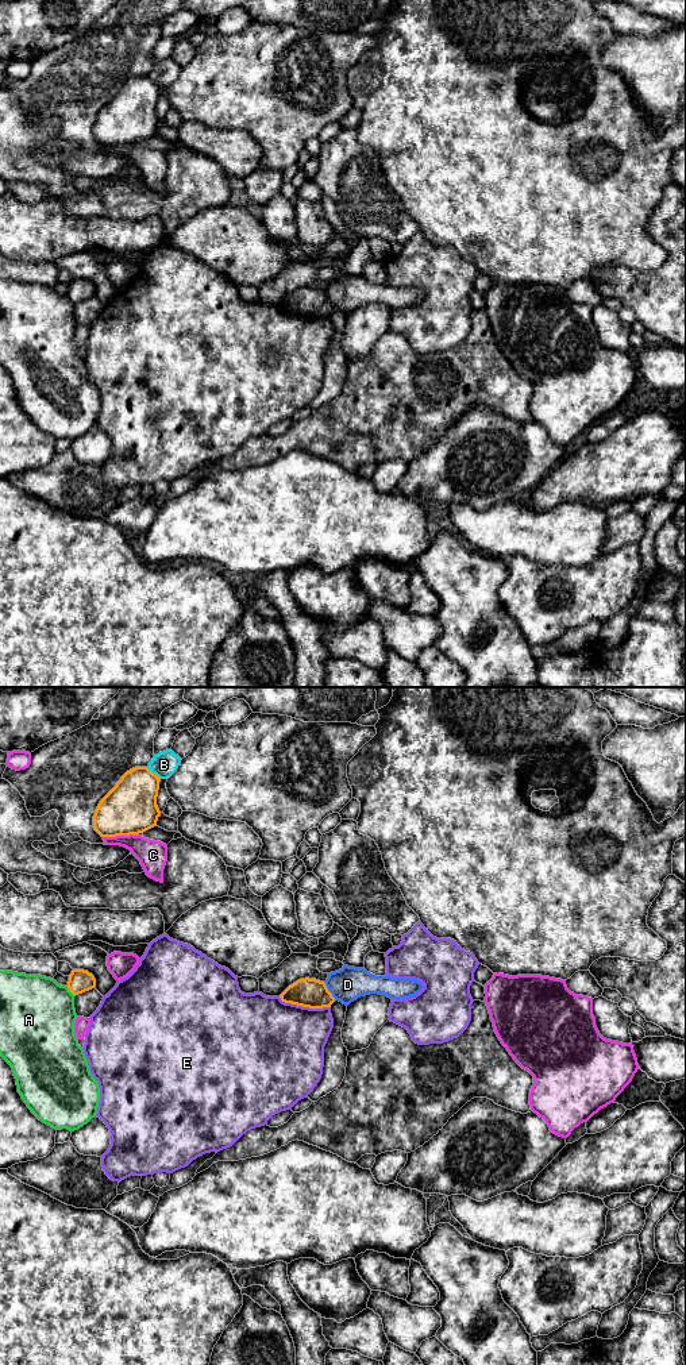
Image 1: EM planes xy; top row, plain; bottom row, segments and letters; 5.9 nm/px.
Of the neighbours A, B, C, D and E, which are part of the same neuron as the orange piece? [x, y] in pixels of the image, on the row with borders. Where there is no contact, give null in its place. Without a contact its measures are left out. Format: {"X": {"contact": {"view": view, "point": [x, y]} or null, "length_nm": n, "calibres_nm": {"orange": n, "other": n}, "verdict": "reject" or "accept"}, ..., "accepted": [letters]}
{"A": {"contact": {"view": "xy", "point": [70, 991]}, "length_nm": 90, "calibres_nm": {"orange": 140, "other": 440}, "verdict": "reject"}, "B": {"contact": {"view": "xy", "point": [151, 772]}, "length_nm": 120, "calibres_nm": {"orange": 320, "other": 150}, "verdict": "reject"}, "C": {"contact": {"view": "xy", "point": [118, 835]}, "length_nm": 190, "calibres_nm": {"orange": 320, "other": 180}, "verdict": "reject"}, "D": {"contact": {"view": "xy", "point": [328, 991]}, "length_nm": 120, "calibres_nm": {"orange": 180, "other": 200}, "verdict": "reject"}, "E": {"contact": {"view": "xy", "point": [304, 1006]}, "length_nm": 320, "calibres_nm": {"orange": 180, "other": 480}, "verdict": "reject"}, "accepted": []}

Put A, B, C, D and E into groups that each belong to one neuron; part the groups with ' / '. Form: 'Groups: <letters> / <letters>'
Groups: A / B / C / D / E

